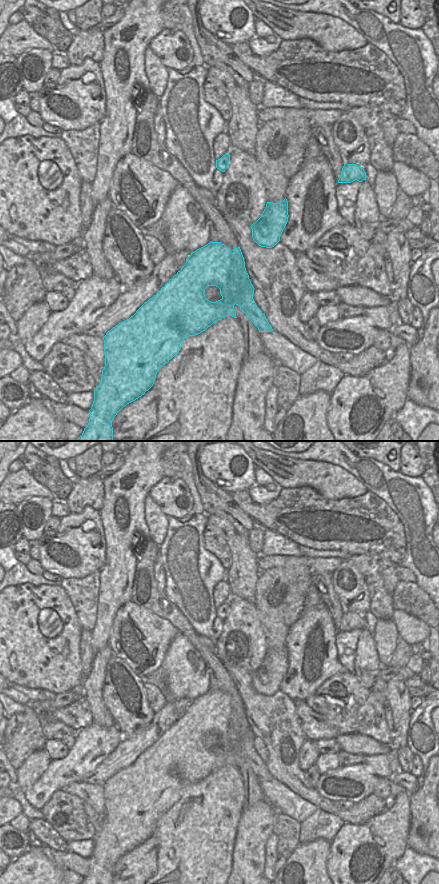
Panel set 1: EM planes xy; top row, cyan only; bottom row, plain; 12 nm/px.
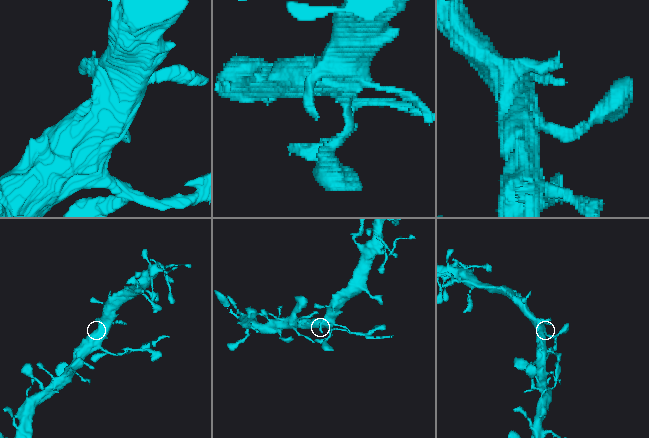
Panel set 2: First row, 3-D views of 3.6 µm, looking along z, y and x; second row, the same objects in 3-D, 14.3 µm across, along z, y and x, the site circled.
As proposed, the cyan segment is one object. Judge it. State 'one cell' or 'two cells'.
two cells

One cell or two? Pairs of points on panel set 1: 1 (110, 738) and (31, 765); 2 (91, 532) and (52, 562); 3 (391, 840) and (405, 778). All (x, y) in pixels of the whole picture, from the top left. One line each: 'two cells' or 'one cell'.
1: two cells
2: one cell
3: two cells

